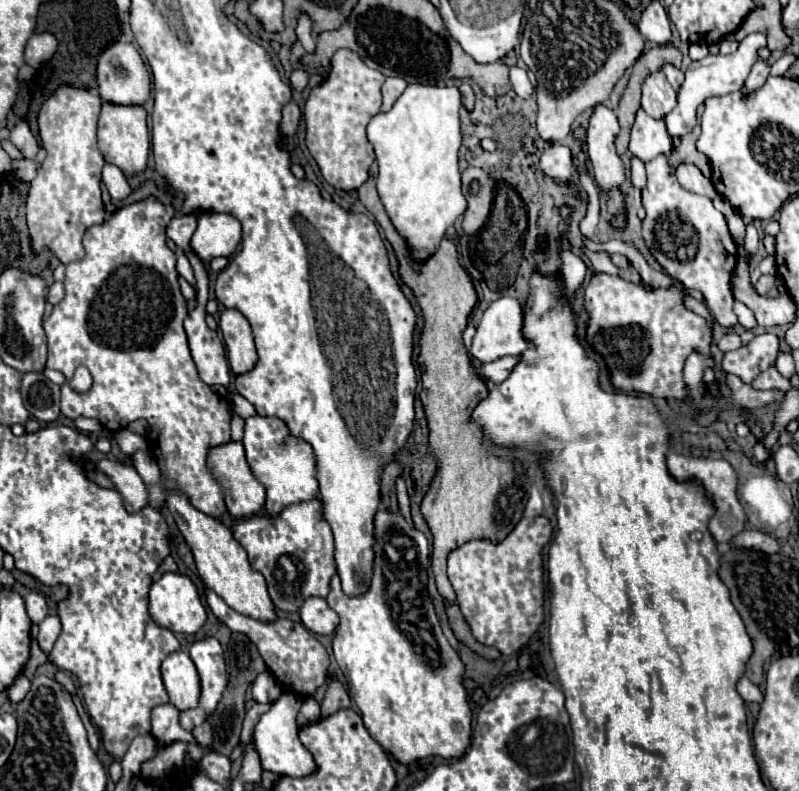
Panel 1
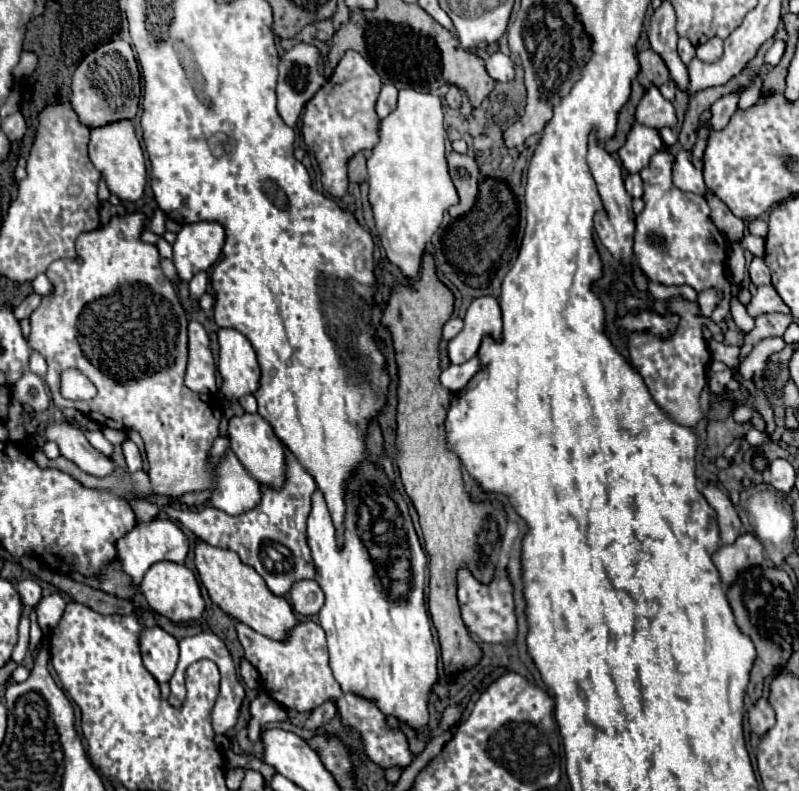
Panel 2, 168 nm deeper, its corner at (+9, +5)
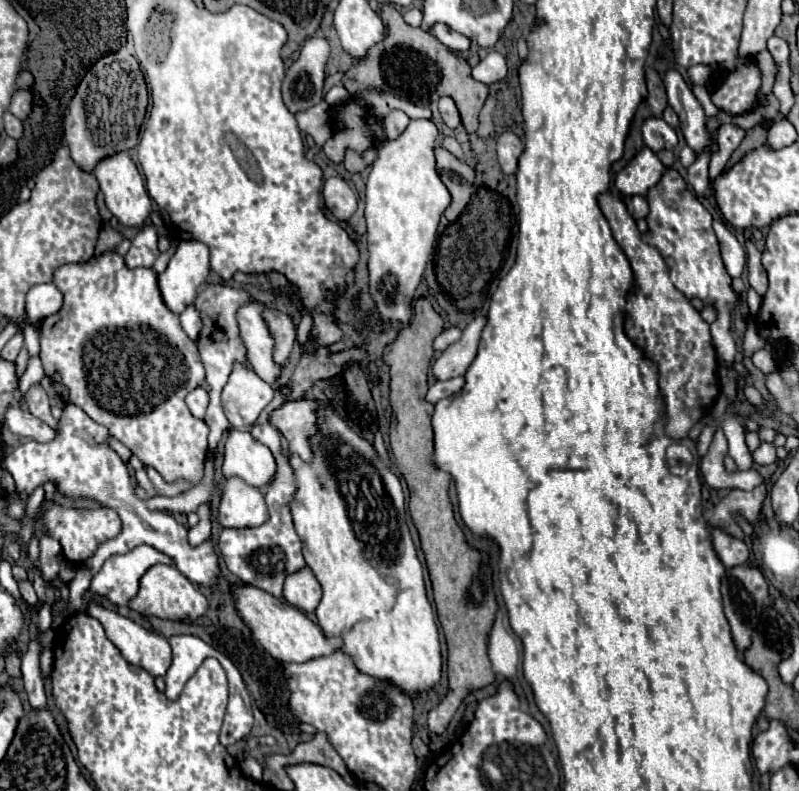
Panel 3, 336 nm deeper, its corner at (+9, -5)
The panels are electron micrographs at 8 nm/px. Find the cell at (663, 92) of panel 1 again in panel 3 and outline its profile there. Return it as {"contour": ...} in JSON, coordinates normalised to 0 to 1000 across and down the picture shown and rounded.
{"contour":[[[821,148],[809,150],[809,155],[804,158],[804,171],[806,171],[806,183],[819,193],[829,188],[841,191],[849,181],[846,166],[831,150],[821,150]]]}

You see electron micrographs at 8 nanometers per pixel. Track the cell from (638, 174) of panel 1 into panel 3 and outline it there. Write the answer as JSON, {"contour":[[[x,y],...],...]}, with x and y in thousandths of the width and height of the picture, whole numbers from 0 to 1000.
{"contour":[[[801,247],[786,252],[786,267],[788,267],[788,272],[791,272],[796,279],[798,279],[798,277],[806,277],[806,274],[811,272],[811,257],[809,257],[809,252],[801,249]]]}

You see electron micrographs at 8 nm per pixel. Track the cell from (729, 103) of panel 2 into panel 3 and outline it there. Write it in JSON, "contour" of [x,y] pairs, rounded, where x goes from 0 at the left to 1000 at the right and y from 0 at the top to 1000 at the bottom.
{"contour":[[[881,191],[879,196],[874,196],[869,209],[861,211],[861,231],[879,249],[886,249],[886,239],[889,239],[889,234],[886,234],[886,204],[889,204],[889,193]]]}

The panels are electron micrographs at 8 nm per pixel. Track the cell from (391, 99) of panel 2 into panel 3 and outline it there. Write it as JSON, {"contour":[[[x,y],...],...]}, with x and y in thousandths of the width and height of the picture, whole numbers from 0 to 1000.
{"contour":[[[491,140],[483,150],[481,150],[481,163],[483,163],[483,171],[486,176],[496,176],[506,168],[506,163],[511,161],[513,155],[513,148],[506,143],[506,140]]]}

